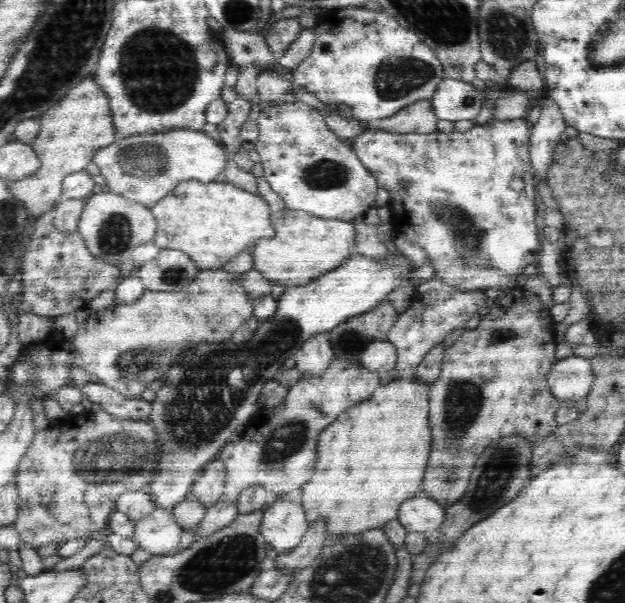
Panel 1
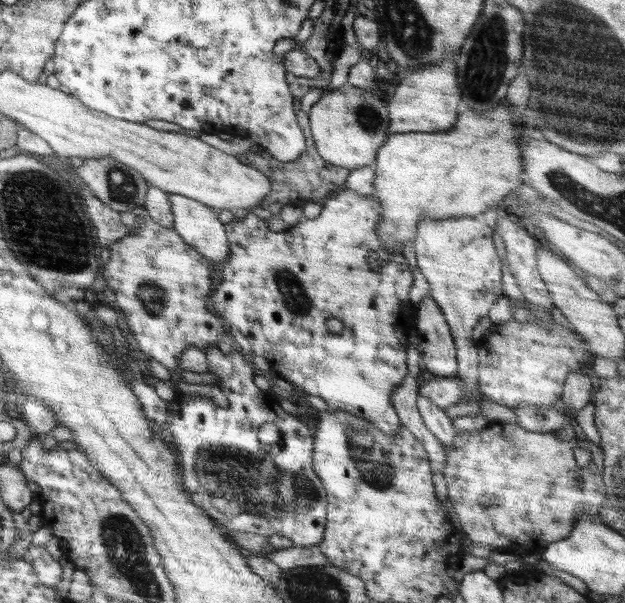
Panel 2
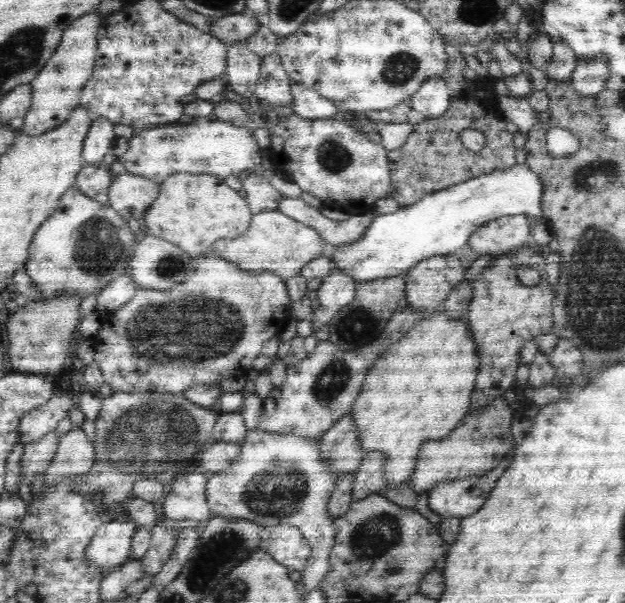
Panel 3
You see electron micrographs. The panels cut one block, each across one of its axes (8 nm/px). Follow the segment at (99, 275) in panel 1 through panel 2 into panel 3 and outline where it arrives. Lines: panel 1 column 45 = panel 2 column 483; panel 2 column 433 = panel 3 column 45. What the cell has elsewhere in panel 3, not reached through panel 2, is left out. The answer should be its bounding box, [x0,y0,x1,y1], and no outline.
[24,186,137,300]

